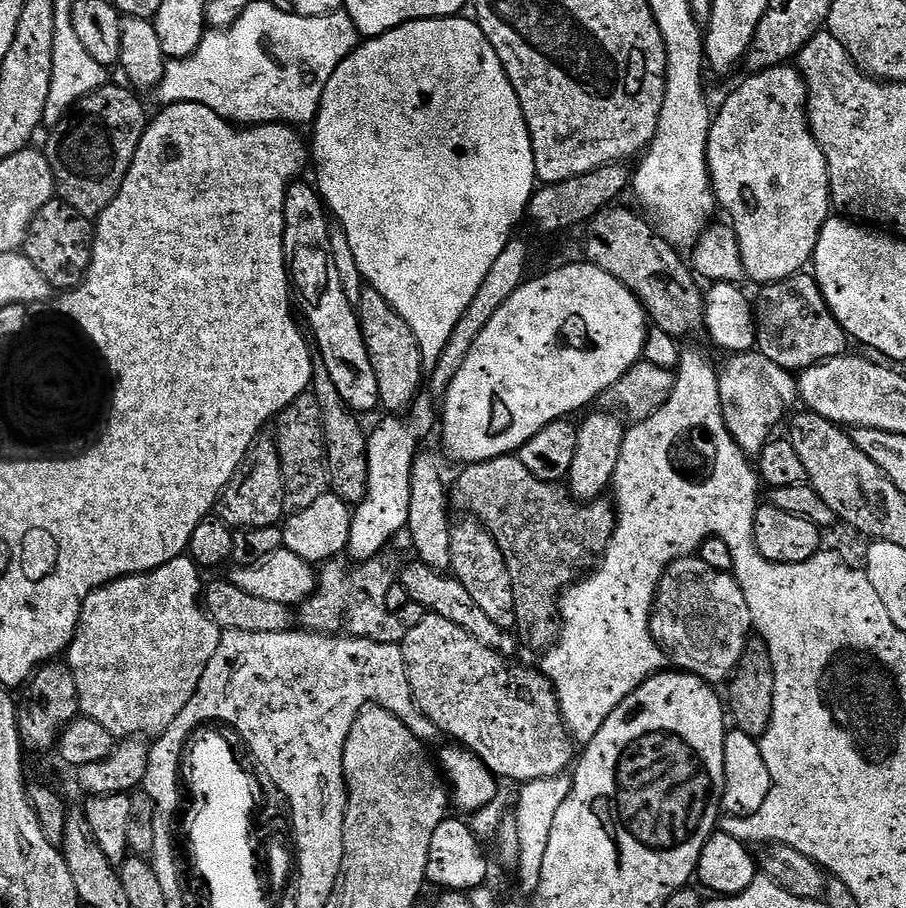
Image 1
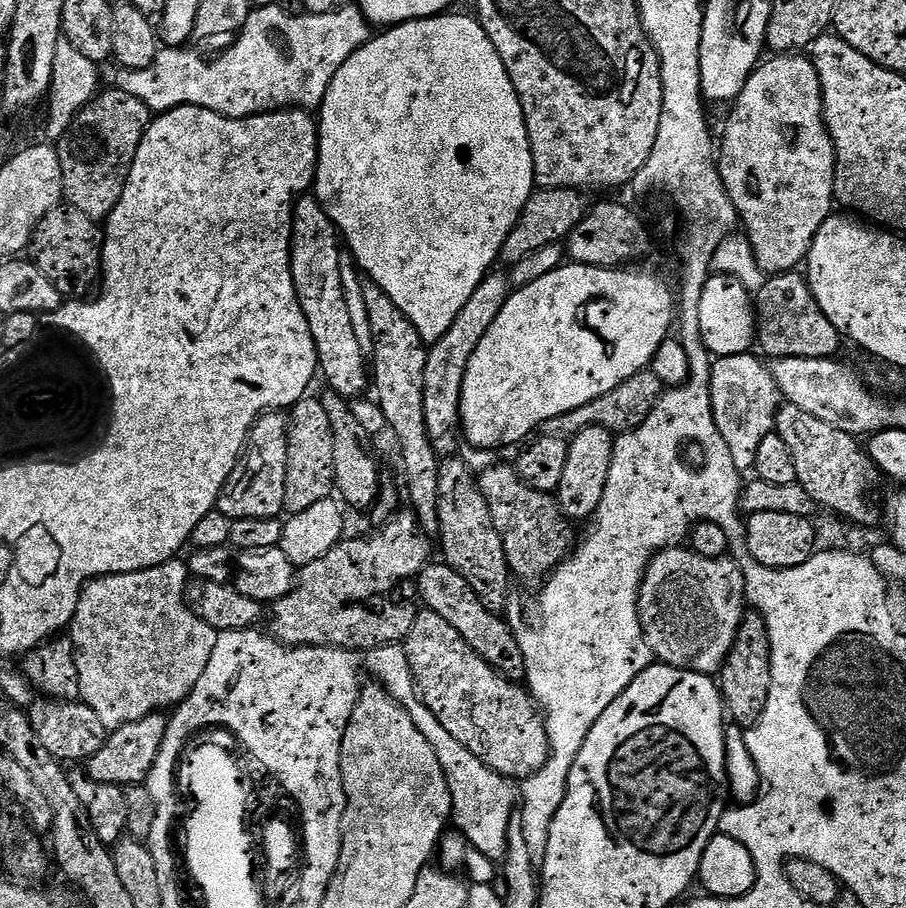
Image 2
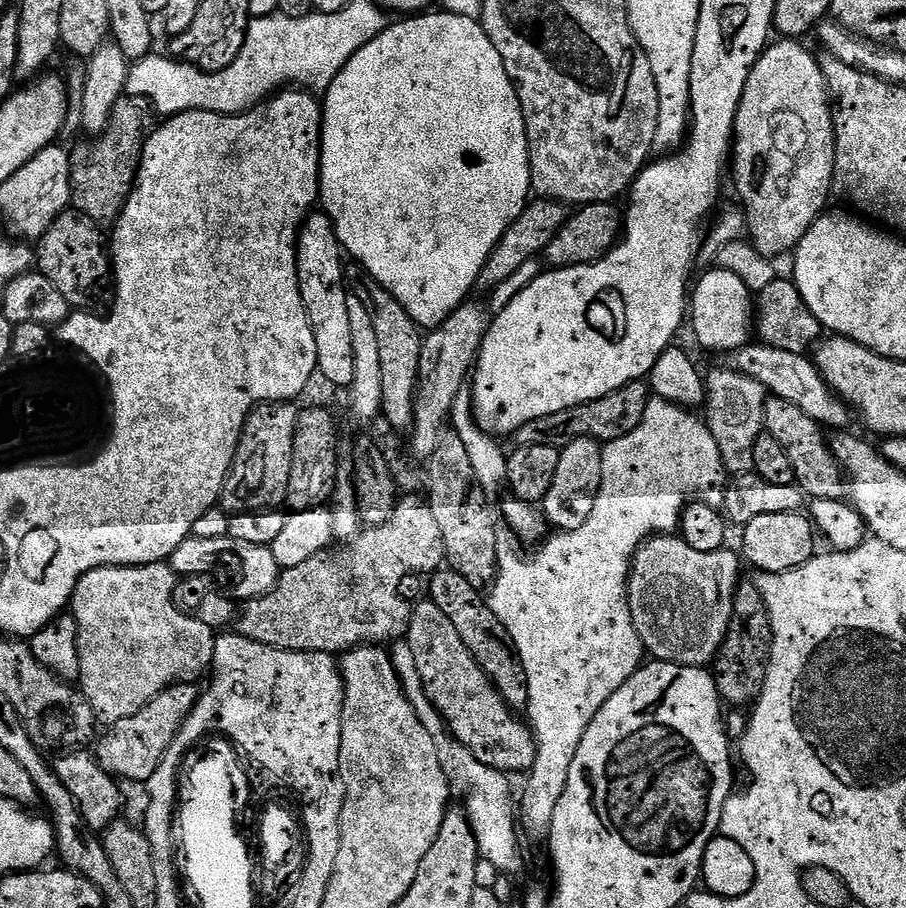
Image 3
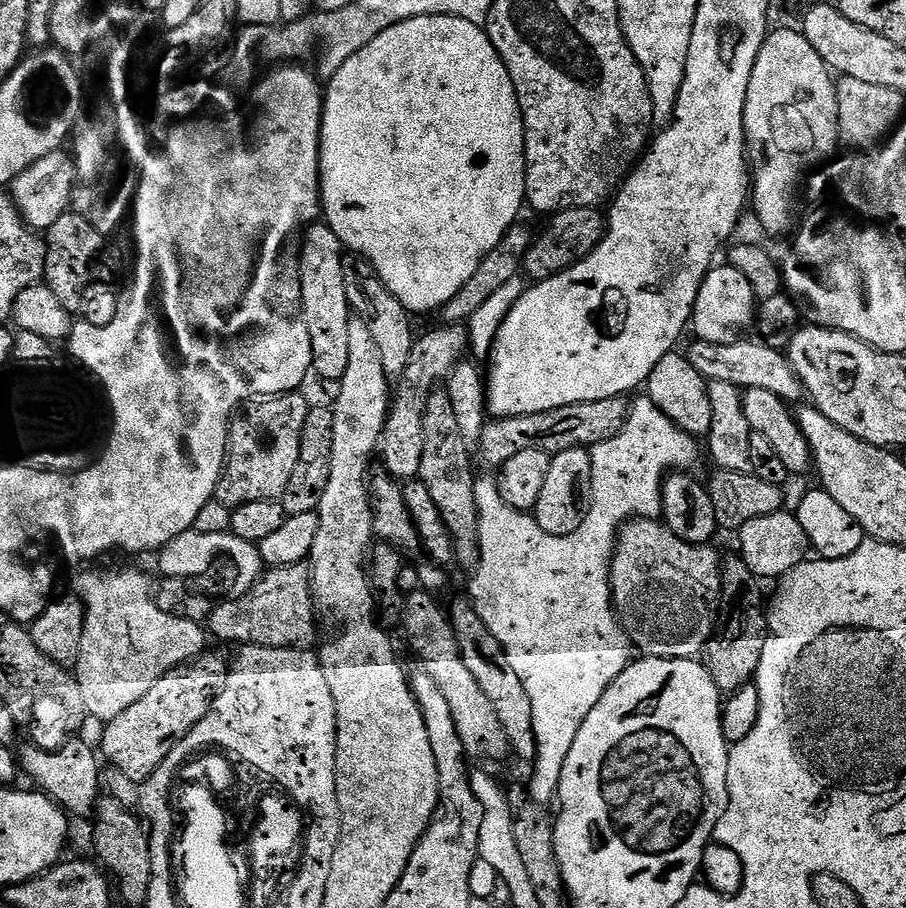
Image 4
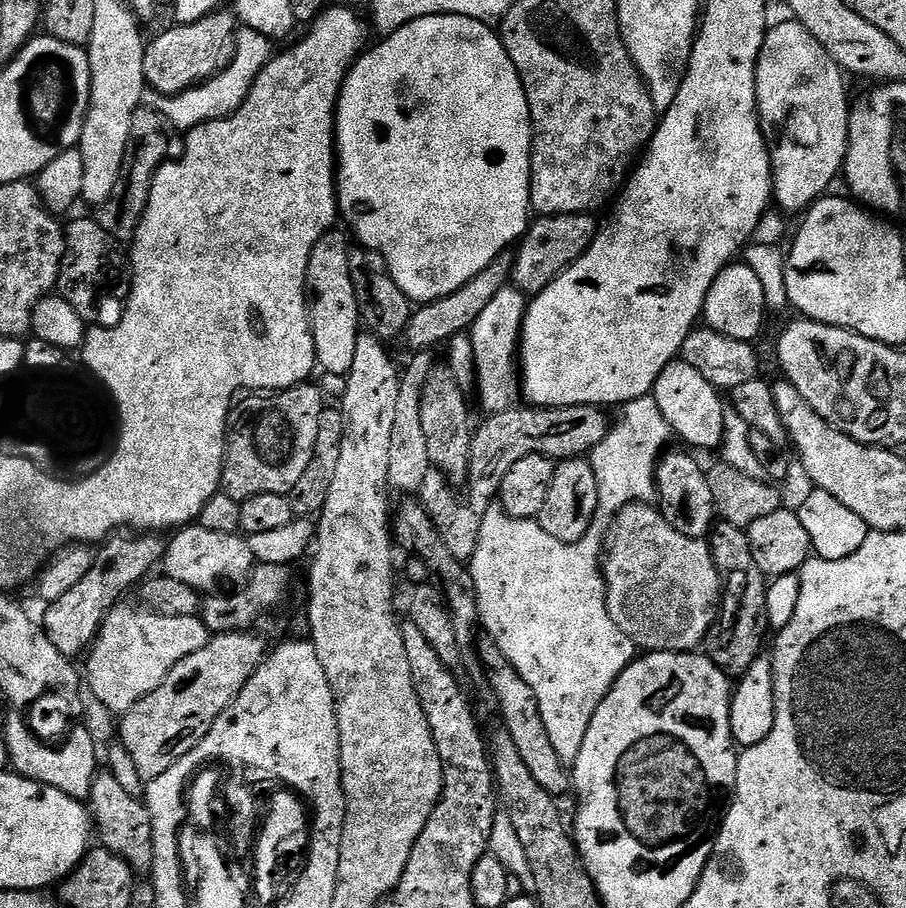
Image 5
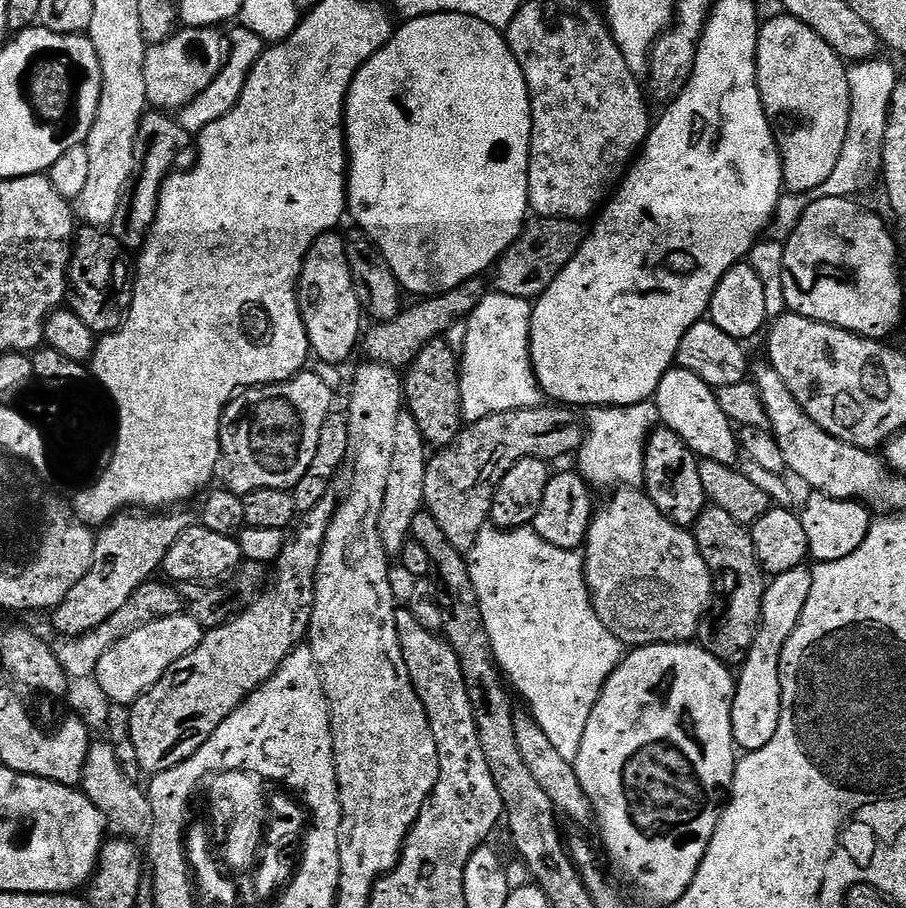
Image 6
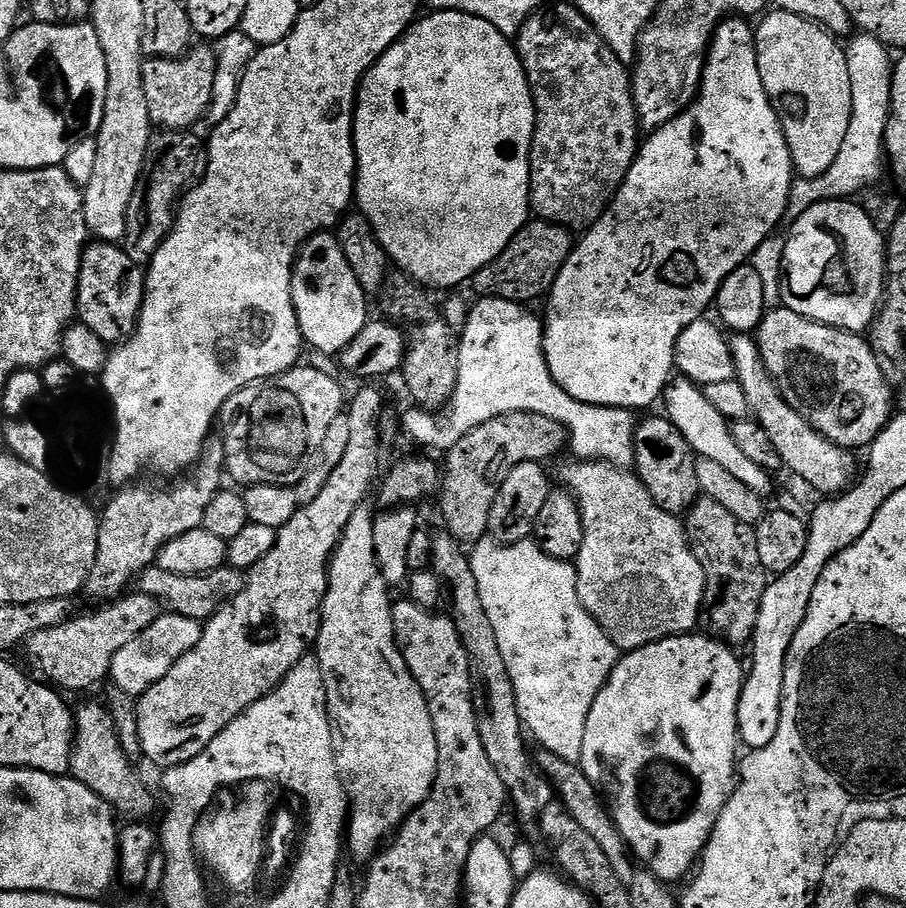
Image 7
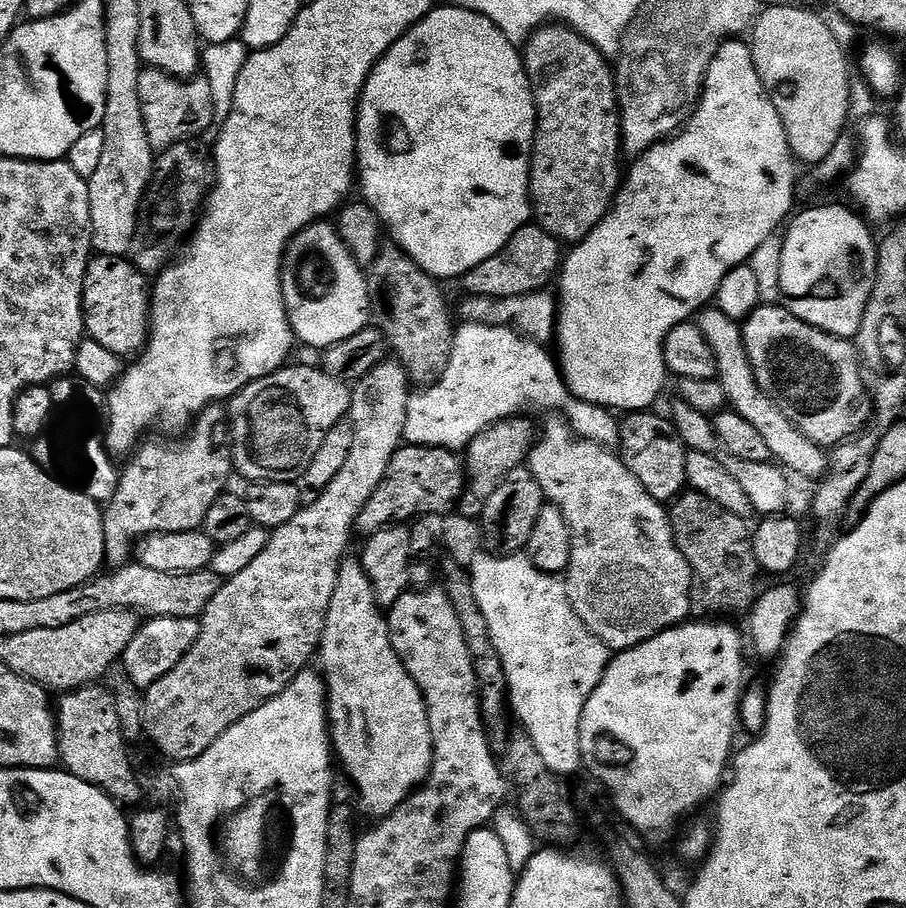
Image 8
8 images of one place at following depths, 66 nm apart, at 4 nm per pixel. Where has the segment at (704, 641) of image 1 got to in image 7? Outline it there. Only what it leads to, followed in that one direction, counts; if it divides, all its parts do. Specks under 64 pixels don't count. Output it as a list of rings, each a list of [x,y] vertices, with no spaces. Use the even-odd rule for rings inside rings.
[[[602,460],[571,463],[564,468],[563,487],[572,493],[582,514],[582,546],[574,563],[578,598],[584,609],[625,653],[671,636],[689,635],[700,622],[706,578],[702,562],[694,558],[688,544],[681,517],[662,510],[662,506],[650,498],[640,477],[631,471],[615,468]]]

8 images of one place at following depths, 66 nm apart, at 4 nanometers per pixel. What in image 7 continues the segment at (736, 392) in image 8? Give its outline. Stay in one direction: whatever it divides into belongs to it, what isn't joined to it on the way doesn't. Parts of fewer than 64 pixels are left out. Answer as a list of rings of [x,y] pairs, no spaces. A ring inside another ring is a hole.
[[[736,334],[728,341],[730,354],[736,367],[735,380],[740,383],[746,394],[749,413],[770,434],[774,447],[778,450],[778,458],[782,458],[784,468],[792,471],[800,480],[805,480],[810,487],[820,494],[840,494],[853,483],[852,456],[853,453],[839,444],[832,443],[810,426],[806,418],[802,418],[786,403],[782,394],[776,389],[776,383],[770,379],[764,369],[760,348],[755,339],[748,334]]]

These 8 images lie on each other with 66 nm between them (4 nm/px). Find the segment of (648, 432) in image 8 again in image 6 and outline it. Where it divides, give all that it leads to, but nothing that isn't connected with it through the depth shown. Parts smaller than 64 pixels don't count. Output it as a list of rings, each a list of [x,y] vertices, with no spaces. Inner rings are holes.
[[[657,426],[648,433],[648,440],[644,443],[644,483],[643,491],[649,498],[674,522],[679,528],[691,529],[698,522],[698,518],[709,507],[710,501],[706,490],[702,490],[702,474],[700,473],[700,460],[674,434],[674,430]]]

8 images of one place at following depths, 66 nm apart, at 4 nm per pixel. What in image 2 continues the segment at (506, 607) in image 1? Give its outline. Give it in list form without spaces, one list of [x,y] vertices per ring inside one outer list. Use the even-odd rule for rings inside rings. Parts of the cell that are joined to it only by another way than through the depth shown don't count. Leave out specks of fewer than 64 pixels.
[[[445,459],[441,463],[438,518],[440,519],[438,544],[440,543],[444,547],[443,559],[451,568],[458,570],[458,574],[462,574],[462,578],[466,578],[466,582],[470,582],[470,590],[474,590],[474,594],[478,594],[478,598],[482,598],[482,606],[486,606],[486,610],[497,614],[503,613],[505,611],[503,608],[508,604],[508,580],[510,581],[506,550],[498,530],[490,518],[490,510],[486,506],[484,495],[480,492],[477,473],[475,471],[472,473],[464,460]]]

